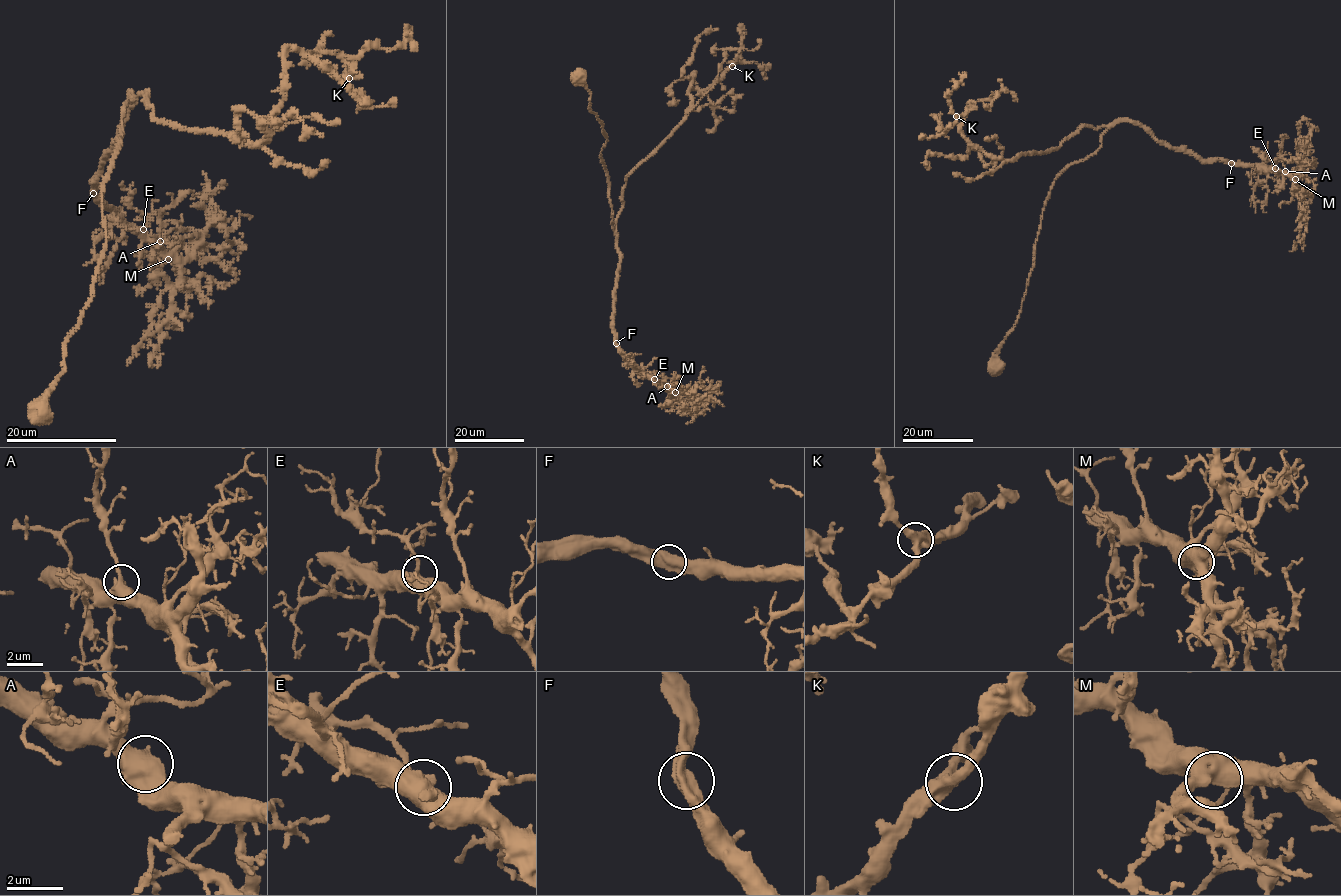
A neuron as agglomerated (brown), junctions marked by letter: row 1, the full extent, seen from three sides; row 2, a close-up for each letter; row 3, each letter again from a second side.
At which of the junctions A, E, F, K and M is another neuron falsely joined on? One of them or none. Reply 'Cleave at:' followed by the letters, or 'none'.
Cleave at: none

